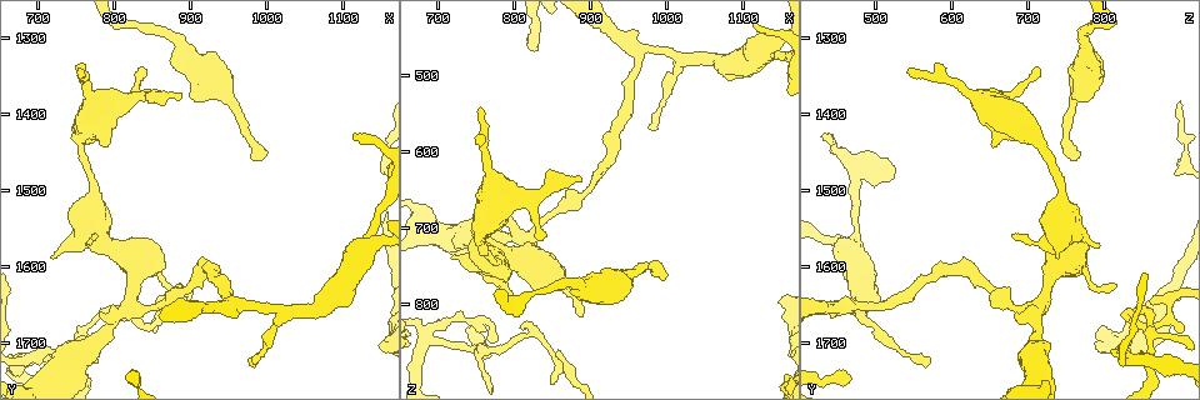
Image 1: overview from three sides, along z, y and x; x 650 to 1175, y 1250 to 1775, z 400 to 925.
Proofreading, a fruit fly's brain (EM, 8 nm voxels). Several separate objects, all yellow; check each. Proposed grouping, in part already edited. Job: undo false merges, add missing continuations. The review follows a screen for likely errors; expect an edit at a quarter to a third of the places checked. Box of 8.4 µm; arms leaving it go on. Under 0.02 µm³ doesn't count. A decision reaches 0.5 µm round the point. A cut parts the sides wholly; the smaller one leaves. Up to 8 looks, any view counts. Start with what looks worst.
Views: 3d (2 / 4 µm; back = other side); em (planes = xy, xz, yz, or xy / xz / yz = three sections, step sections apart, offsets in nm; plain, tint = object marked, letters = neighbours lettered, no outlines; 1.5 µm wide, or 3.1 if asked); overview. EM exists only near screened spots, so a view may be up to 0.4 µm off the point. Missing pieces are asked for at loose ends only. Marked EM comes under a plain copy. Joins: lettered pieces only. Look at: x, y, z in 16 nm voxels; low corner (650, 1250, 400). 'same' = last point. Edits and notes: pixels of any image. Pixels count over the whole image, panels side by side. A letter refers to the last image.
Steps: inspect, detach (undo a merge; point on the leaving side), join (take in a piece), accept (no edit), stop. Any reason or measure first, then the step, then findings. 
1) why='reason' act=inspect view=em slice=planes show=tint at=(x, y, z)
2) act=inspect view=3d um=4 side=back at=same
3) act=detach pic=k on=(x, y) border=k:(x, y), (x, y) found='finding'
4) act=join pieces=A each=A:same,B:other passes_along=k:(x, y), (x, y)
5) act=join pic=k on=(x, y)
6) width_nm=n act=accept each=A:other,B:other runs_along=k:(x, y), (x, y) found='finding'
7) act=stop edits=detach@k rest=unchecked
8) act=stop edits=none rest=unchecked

why='looks like a crossing' act=inspect view=3d um=4 at=(690, 1725, 845)

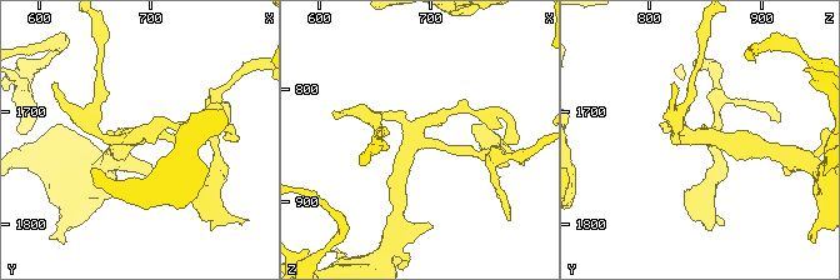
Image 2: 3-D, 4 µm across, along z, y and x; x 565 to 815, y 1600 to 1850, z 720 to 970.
arms=4 act=inspect view=em slice=xy step=8 show=tint at=(688, 1722, 846)

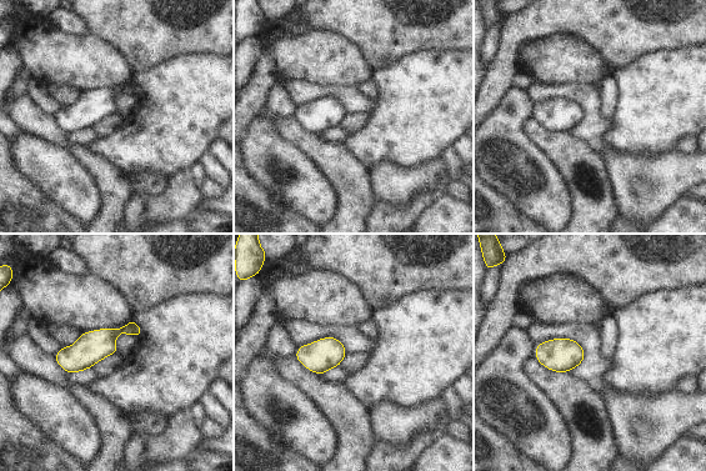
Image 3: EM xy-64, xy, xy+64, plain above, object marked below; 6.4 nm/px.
why='another direction' act=inspect view=em slice=planes show=letters at=same

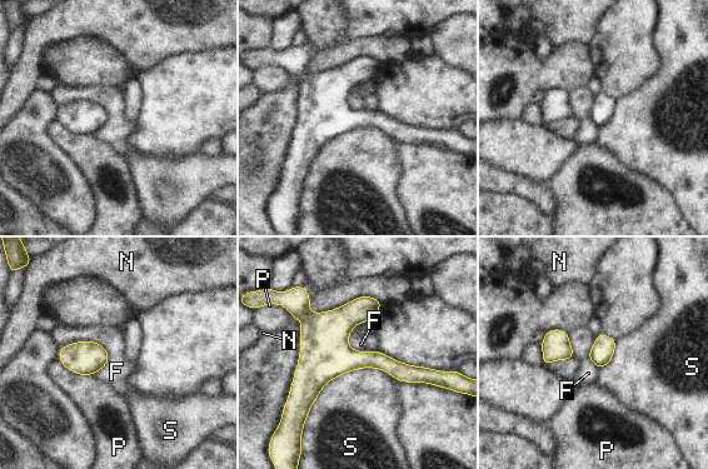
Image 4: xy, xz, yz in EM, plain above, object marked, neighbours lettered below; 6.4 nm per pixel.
act=accept each=F:other,N:other,P:other,S:other border=4:(109, 360), (94, 373) found='continuous, no second neuron'

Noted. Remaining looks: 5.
why='an open end' act=inspect view=em slice=planes show=letters at=(835, 1340, 715)

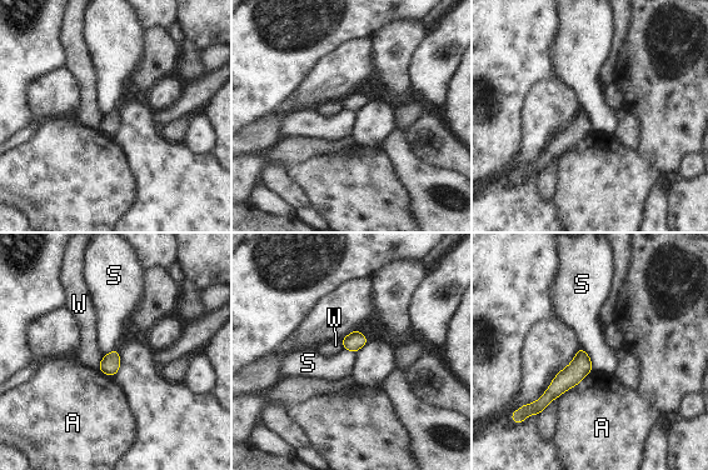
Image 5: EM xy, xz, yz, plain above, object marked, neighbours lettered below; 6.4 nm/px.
longest_contact=A:280nm act=accept each=A:other,S:other,W:other border=5:(579, 346), (591, 359), (593, 369) found='no lettered piece goes on from it'

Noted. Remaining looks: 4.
why='sharp bend' act=inspect view=3d um=4 at=(825, 1665, 840)

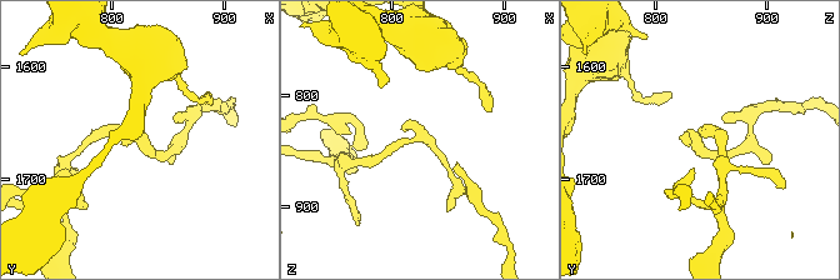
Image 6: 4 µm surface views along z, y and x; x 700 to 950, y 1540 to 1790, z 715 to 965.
act=inspect view=em slice=xy step=4 show=letters at=(826, 1666, 838)

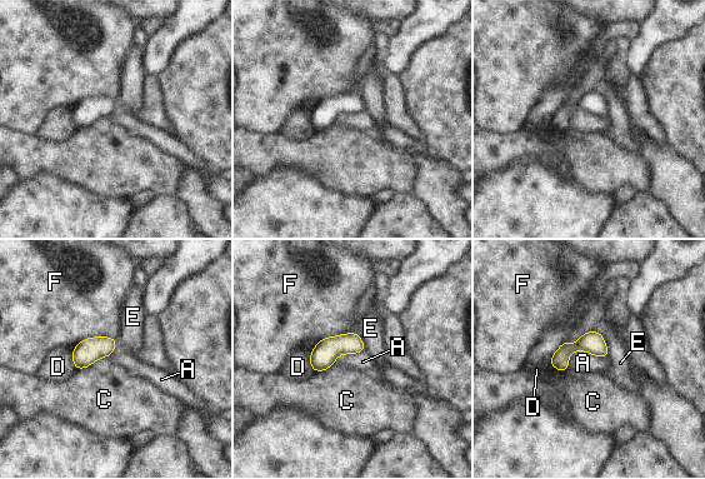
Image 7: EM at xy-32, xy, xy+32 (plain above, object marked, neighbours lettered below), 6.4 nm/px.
longest_contact=F:300nm act=accept each=A:other,C:other,D:other,E:other,F:other border=7:(608, 355), (575, 350), (566, 370) found='continuous, no second neuron'

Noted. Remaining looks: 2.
act=stop edits=none rest=unchecked

